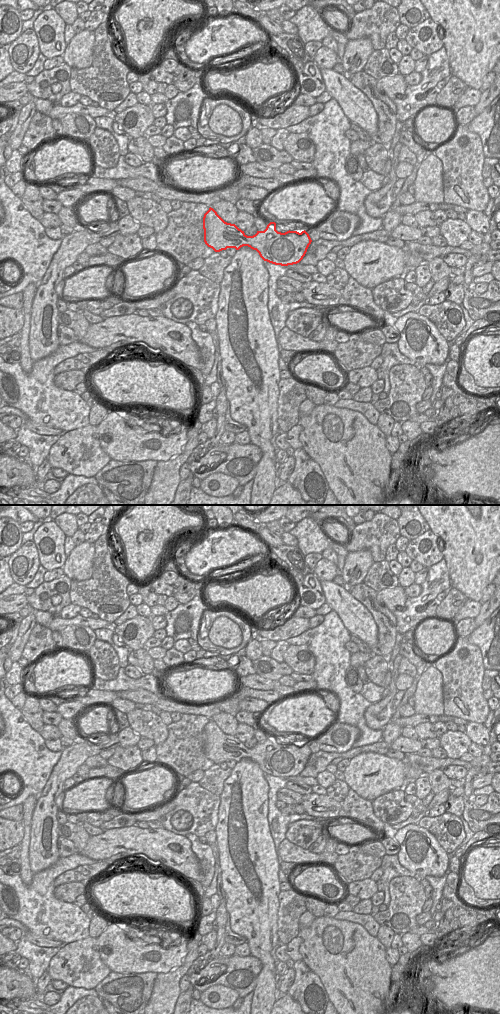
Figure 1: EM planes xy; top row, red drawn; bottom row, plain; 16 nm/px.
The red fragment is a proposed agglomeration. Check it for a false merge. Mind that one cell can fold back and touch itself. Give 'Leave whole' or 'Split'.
Leave whole.

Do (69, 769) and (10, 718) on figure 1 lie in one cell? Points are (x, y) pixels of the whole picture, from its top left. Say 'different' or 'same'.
different

